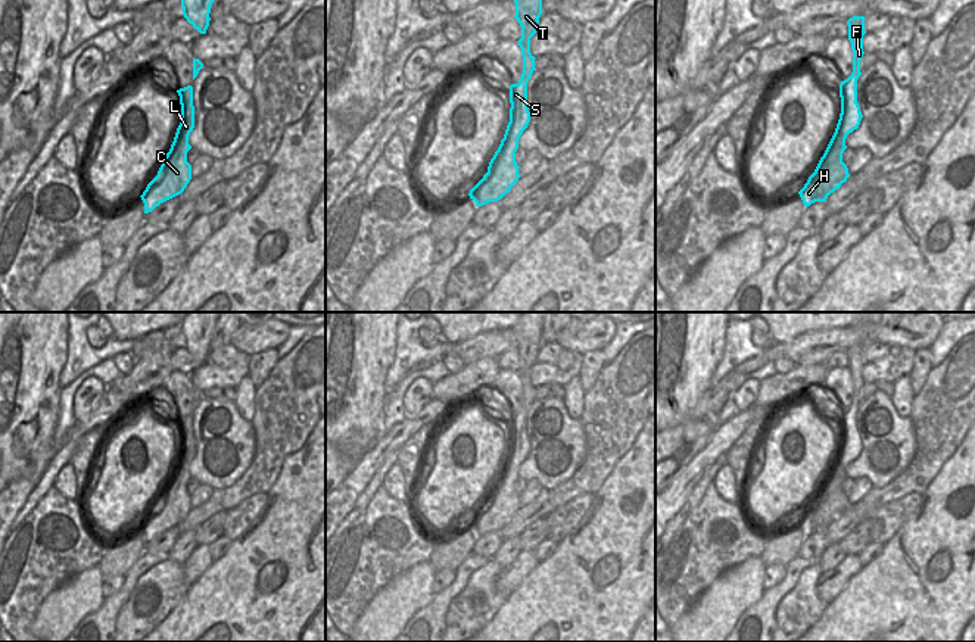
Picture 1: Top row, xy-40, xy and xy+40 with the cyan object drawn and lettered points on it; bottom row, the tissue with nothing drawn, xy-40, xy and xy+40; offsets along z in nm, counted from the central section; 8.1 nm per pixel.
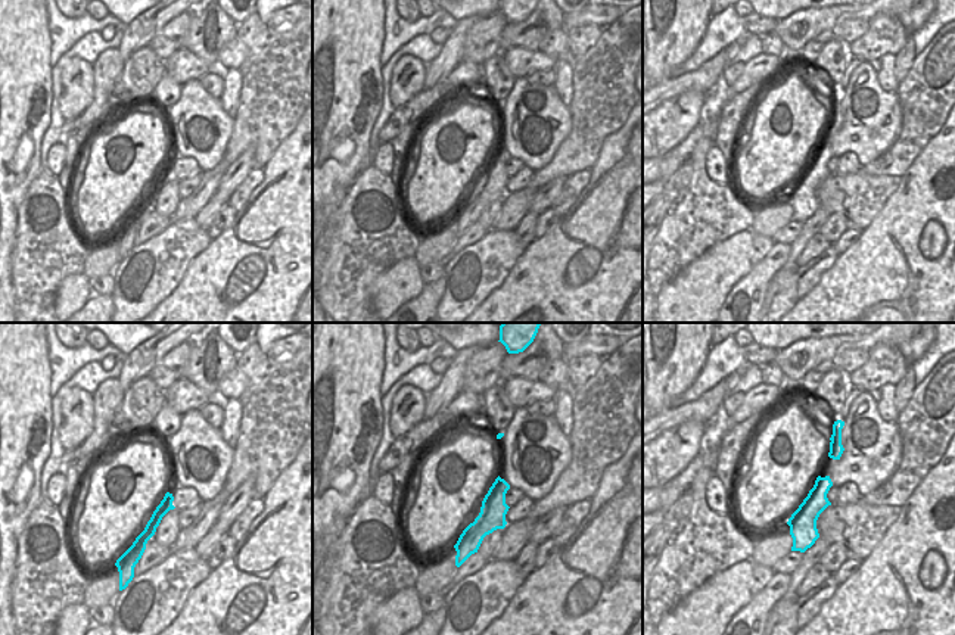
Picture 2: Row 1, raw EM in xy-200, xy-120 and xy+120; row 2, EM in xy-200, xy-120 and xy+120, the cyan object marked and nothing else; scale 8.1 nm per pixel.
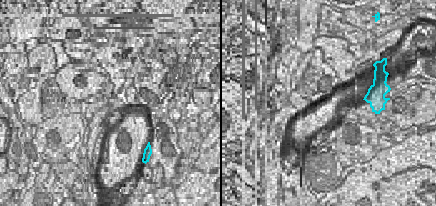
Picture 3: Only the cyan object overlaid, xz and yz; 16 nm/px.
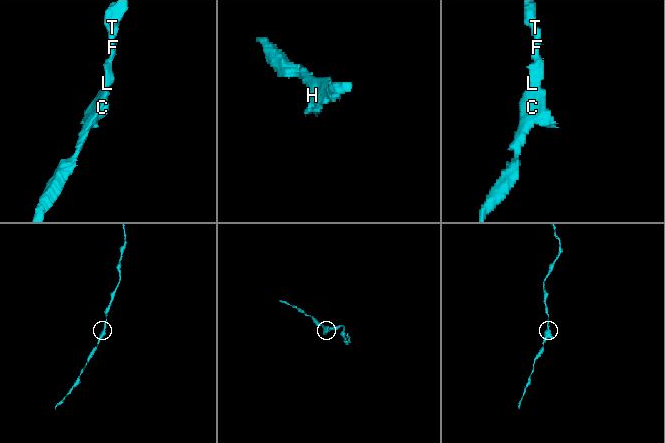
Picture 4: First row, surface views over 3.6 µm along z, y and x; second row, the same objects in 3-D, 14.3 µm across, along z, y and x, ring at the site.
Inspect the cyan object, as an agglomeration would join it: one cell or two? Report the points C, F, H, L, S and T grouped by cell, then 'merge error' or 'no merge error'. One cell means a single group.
C F H L S T; no merge error

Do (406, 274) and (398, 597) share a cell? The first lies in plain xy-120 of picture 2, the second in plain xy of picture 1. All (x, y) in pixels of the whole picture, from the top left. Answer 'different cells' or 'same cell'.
same cell

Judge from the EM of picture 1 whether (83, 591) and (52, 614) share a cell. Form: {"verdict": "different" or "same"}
{"verdict": "same"}

